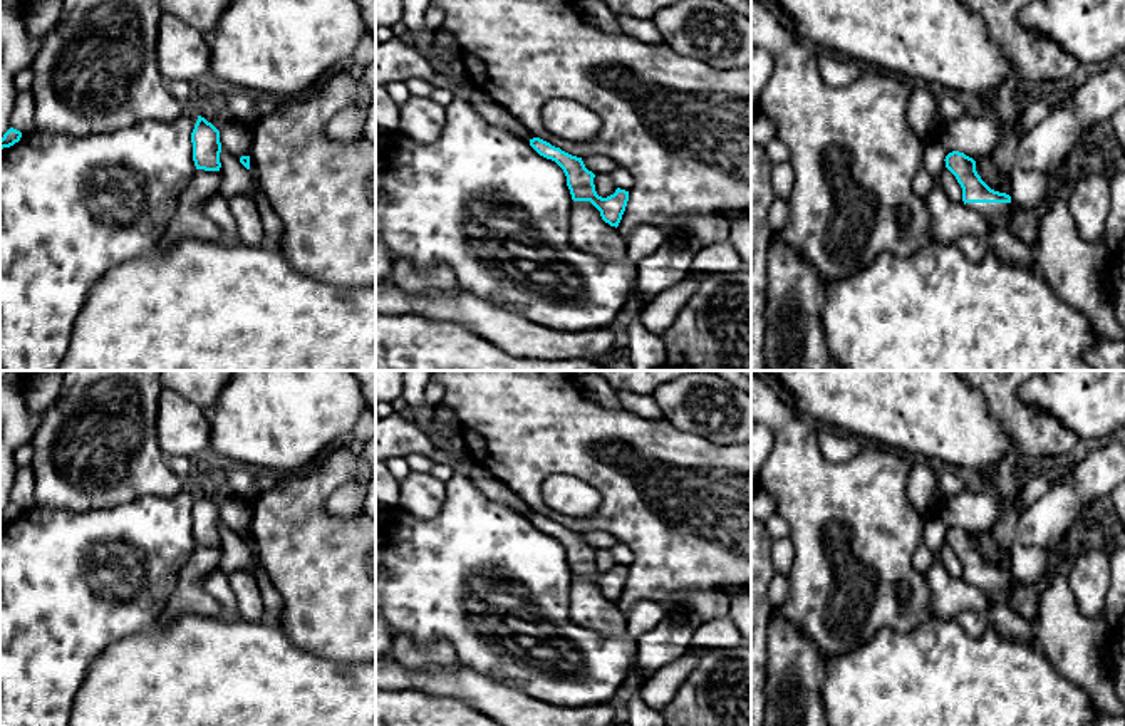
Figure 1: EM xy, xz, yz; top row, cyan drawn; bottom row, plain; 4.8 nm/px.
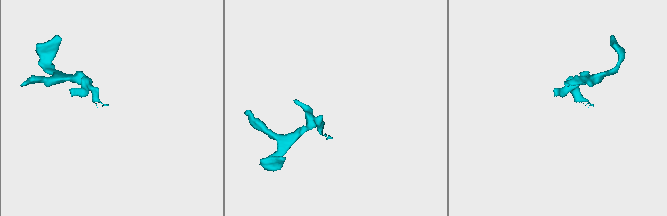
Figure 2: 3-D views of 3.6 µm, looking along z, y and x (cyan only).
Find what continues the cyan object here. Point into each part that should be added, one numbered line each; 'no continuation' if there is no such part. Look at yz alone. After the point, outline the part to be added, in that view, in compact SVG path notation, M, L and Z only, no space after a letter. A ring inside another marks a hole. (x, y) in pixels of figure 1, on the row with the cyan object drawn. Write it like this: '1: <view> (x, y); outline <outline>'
1: yz (1005, 243); outline M966 203L966 206L991 225L986 241L999 260L1023 268L1036 268L1034 248L1021 240L1006 223L1011 203Z

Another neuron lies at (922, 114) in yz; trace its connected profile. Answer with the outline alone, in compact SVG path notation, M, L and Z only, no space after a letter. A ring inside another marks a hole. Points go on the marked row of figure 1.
M922 86L912 87L907 106L907 124L920 137L931 137L944 122L937 107L937 91Z

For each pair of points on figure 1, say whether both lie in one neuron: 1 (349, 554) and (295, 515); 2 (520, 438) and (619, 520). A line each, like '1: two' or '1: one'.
1: one
2: one

